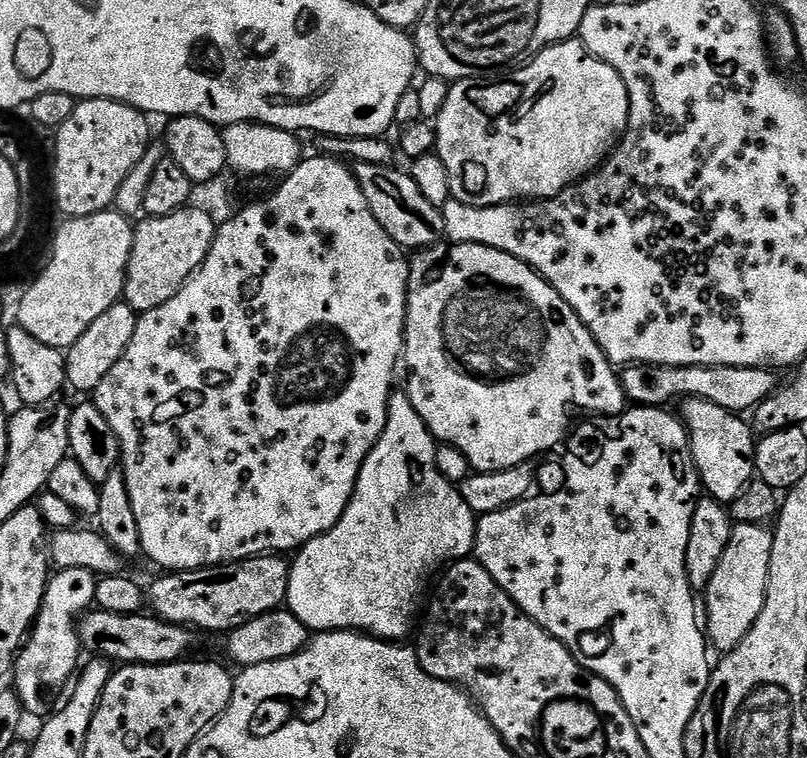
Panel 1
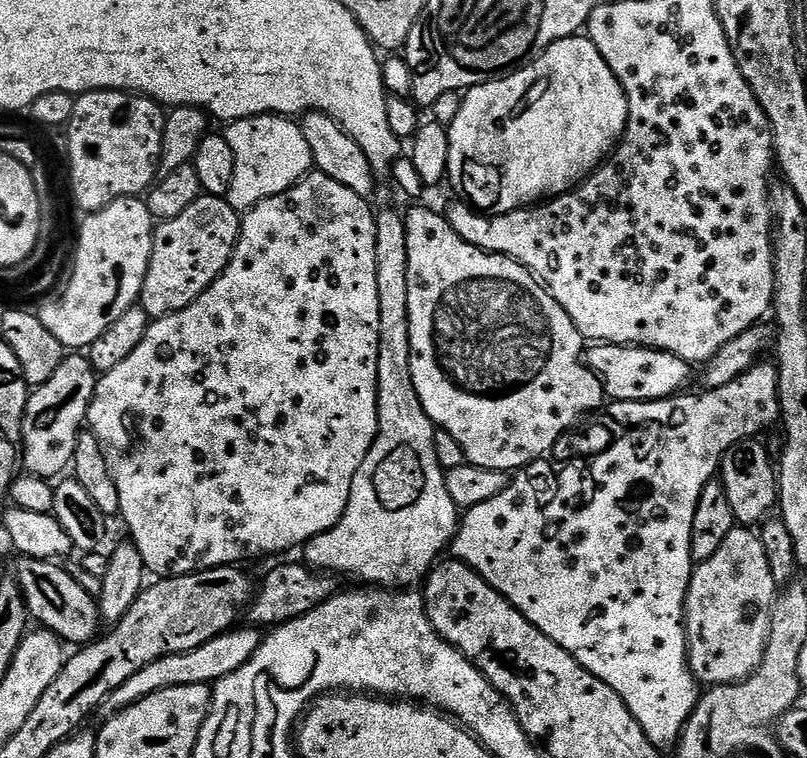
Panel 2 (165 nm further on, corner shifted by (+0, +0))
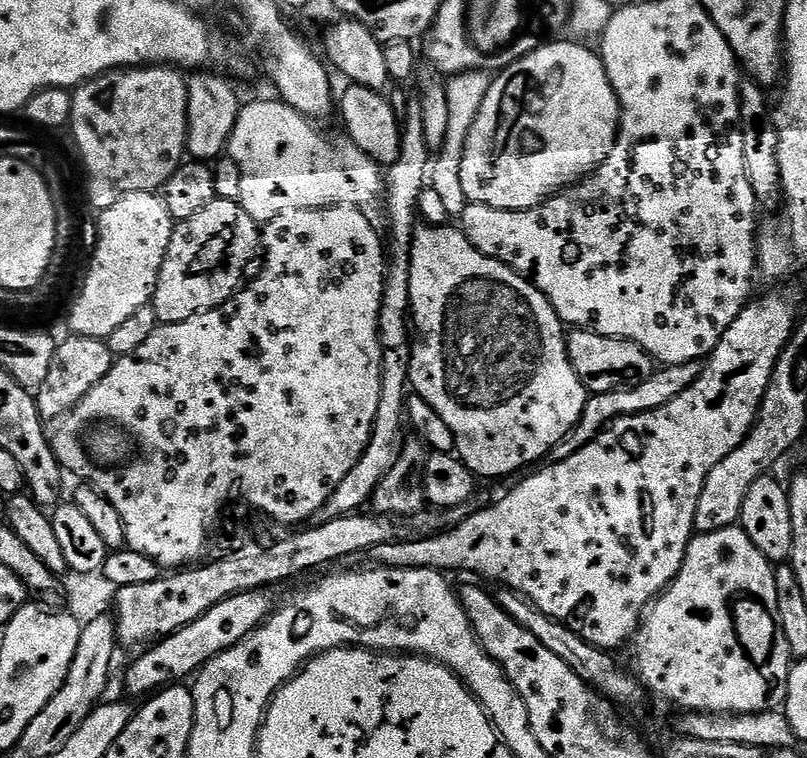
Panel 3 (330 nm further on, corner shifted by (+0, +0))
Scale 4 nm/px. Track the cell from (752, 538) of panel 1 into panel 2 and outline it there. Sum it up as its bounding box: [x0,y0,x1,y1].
[684,526,778,686]

